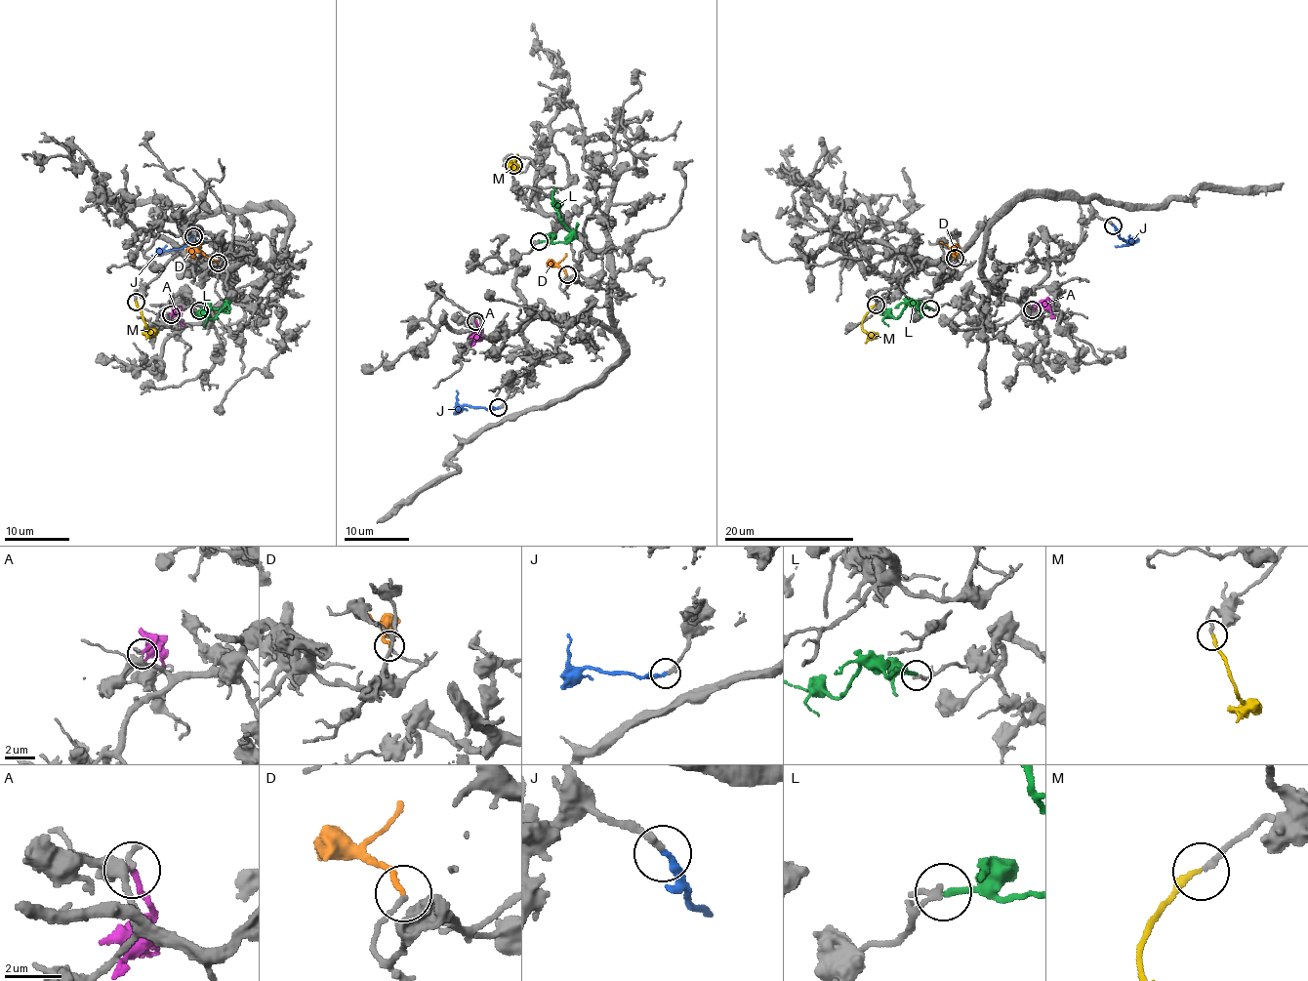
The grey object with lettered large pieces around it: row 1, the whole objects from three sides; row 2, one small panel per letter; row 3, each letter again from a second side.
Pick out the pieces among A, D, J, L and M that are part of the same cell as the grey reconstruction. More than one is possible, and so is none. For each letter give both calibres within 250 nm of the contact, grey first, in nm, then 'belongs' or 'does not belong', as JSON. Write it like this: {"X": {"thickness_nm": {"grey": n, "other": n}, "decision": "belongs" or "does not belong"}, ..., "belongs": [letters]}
{"A": {"thickness_nm": {"grey": 320, "other": 200}, "decision": "does not belong"}, "D": {"thickness_nm": {"grey": 180, "other": 170}, "decision": "belongs"}, "J": {"thickness_nm": {"grey": 240, "other": 240}, "decision": "belongs"}, "L": {"thickness_nm": {"grey": 240, "other": 200}, "decision": "does not belong"}, "M": {"thickness_nm": {"grey": 200, "other": 200}, "decision": "belongs"}, "belongs": ["D", "J", "M"]}

